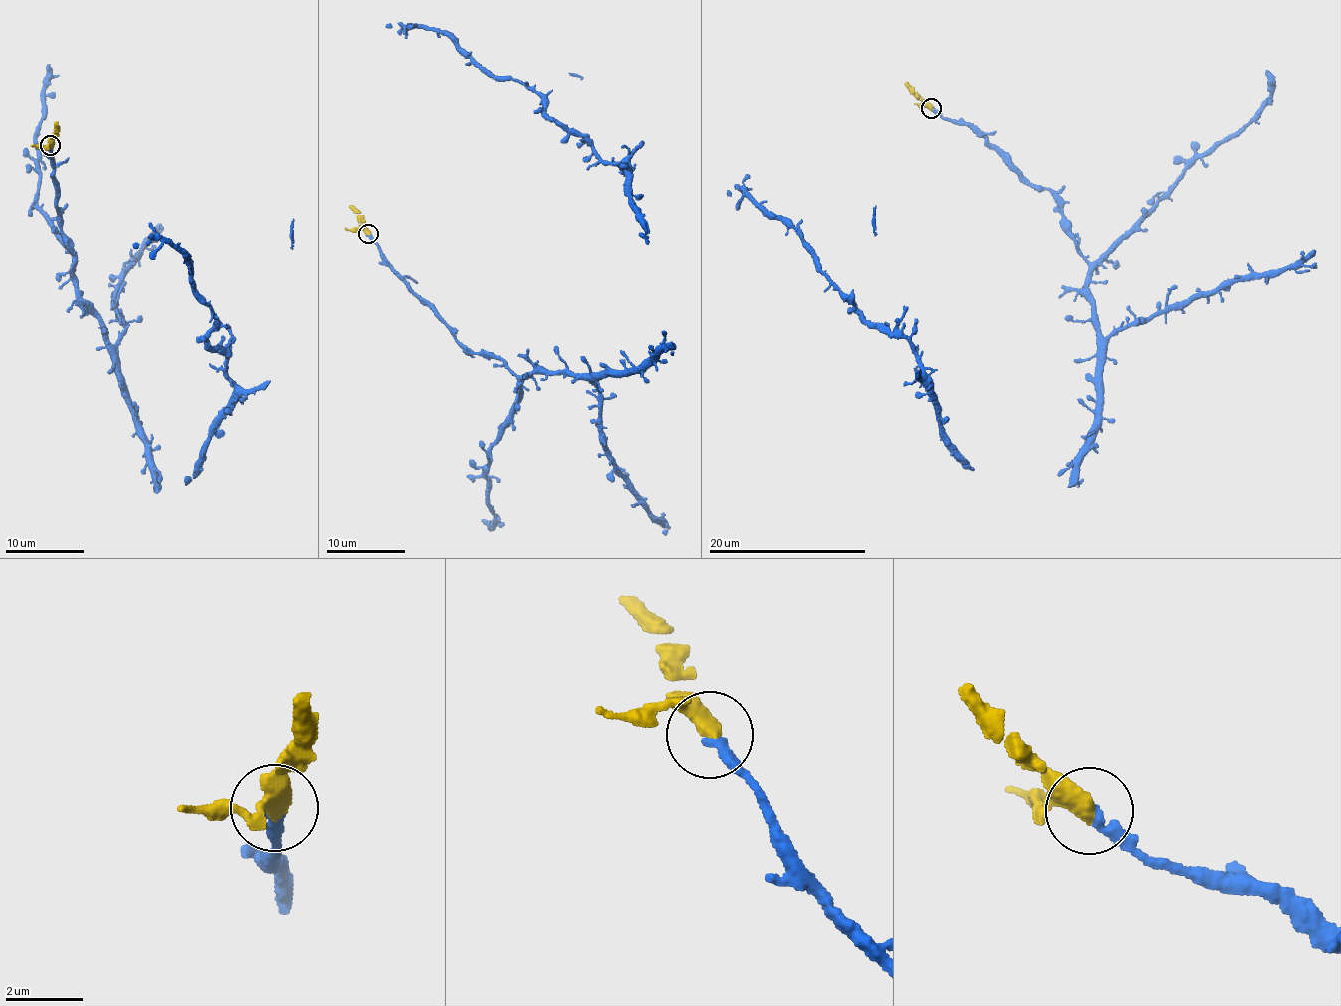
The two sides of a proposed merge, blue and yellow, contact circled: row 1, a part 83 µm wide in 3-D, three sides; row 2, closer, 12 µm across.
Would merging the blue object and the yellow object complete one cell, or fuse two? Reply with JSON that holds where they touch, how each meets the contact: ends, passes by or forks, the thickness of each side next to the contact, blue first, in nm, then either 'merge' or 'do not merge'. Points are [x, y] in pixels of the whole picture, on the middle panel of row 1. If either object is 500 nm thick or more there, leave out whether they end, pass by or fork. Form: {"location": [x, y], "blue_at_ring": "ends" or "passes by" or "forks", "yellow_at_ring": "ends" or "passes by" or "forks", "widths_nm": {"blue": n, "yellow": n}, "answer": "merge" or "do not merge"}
{"location": [368, 234], "blue_at_ring": "ends", "yellow_at_ring": "passes by", "widths_nm": {"blue": 320, "yellow": 380}, "answer": "merge"}

